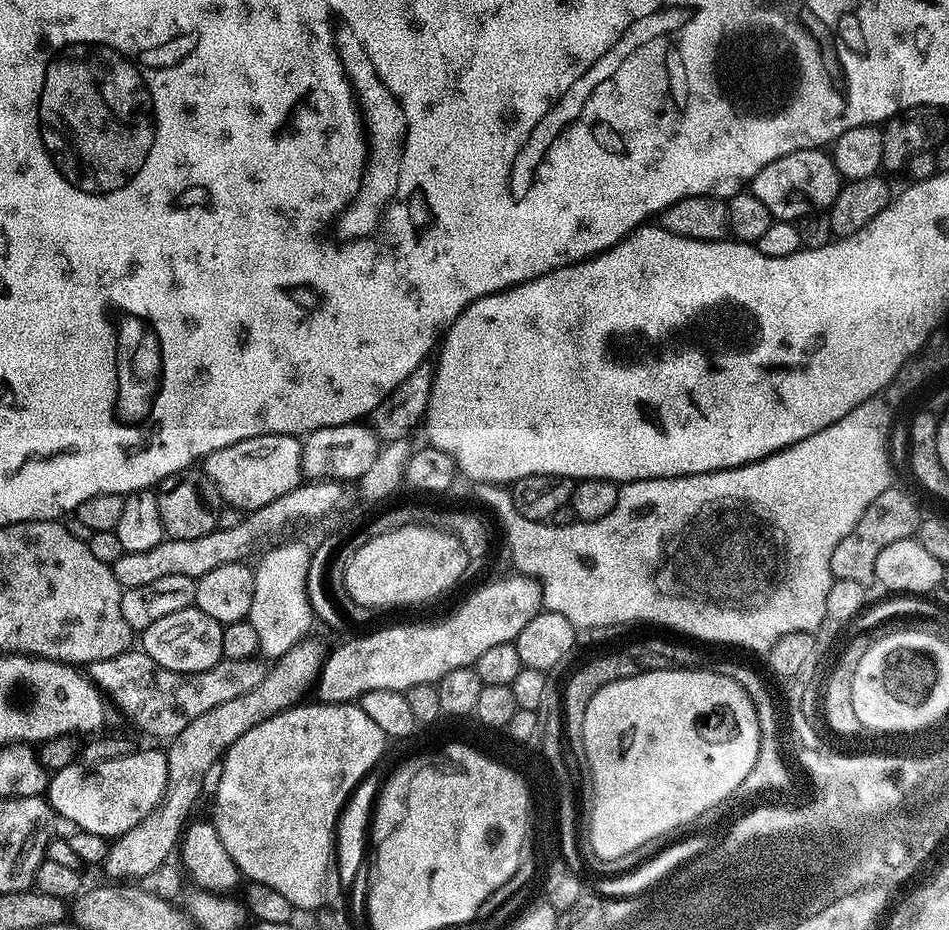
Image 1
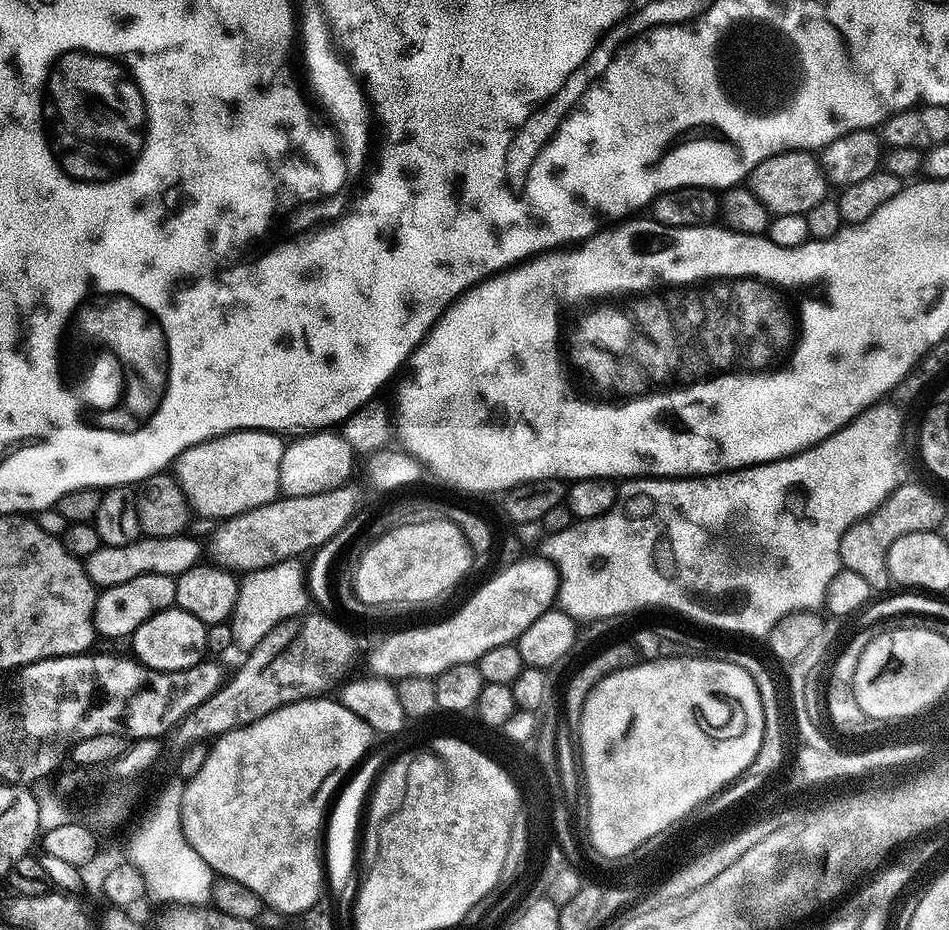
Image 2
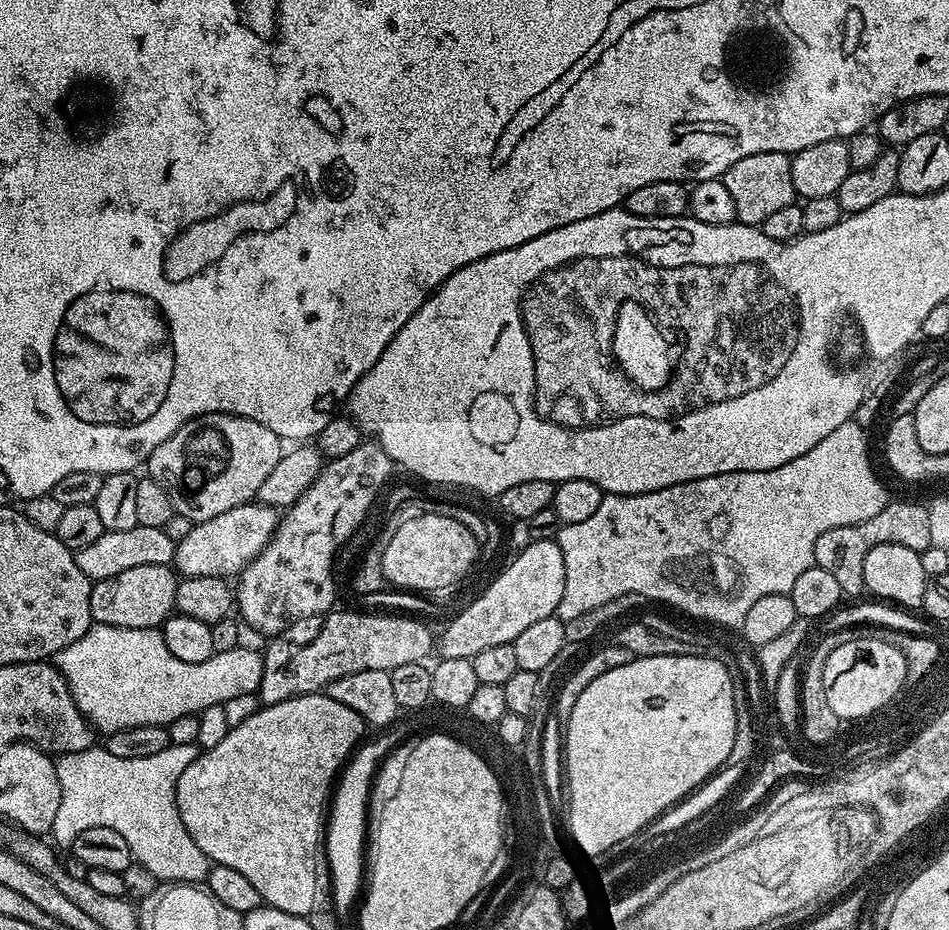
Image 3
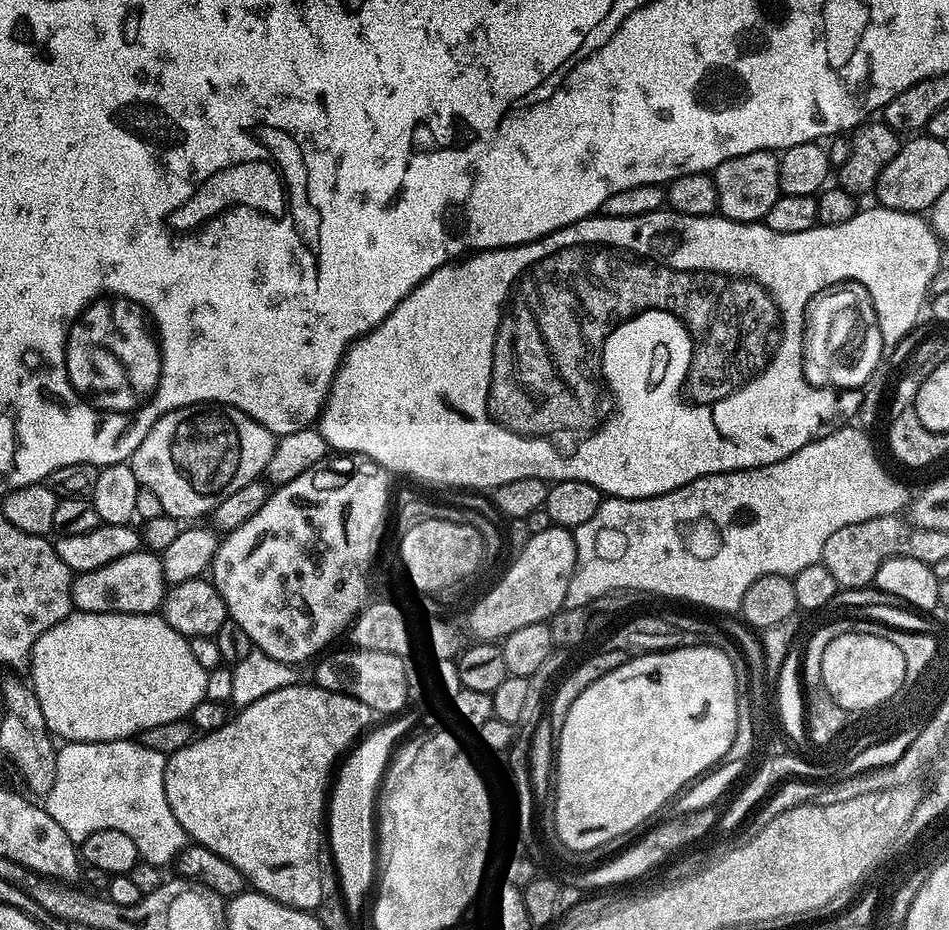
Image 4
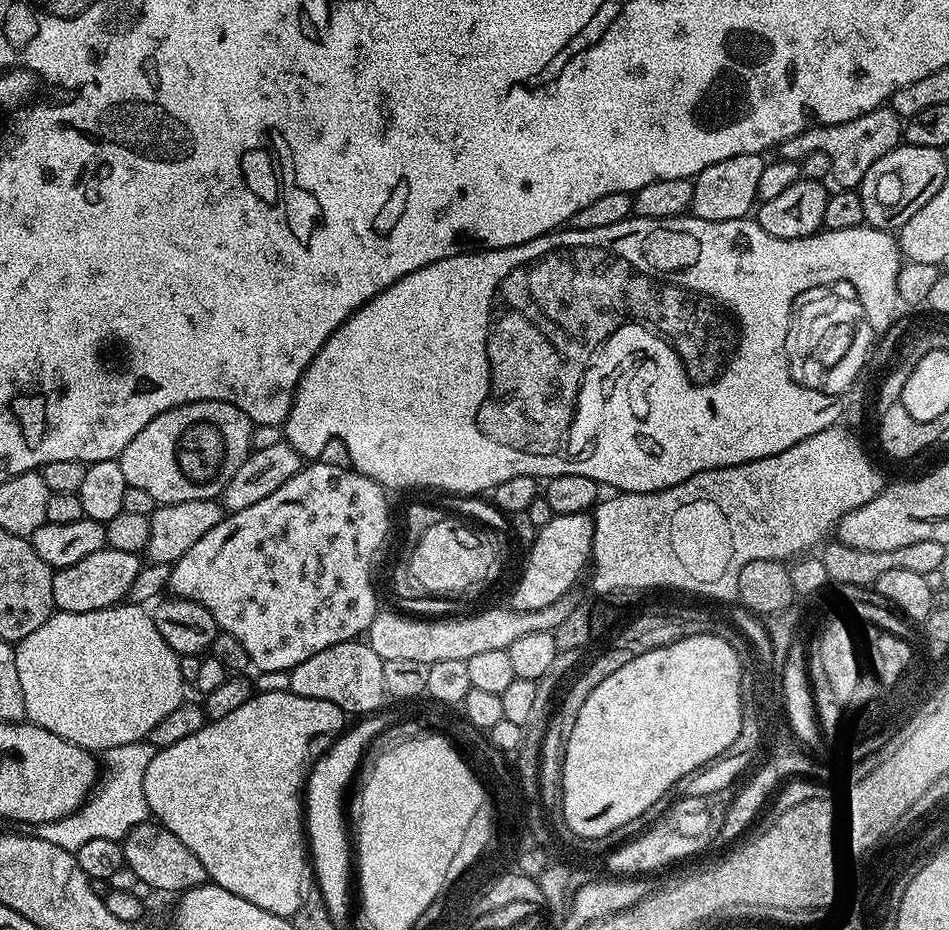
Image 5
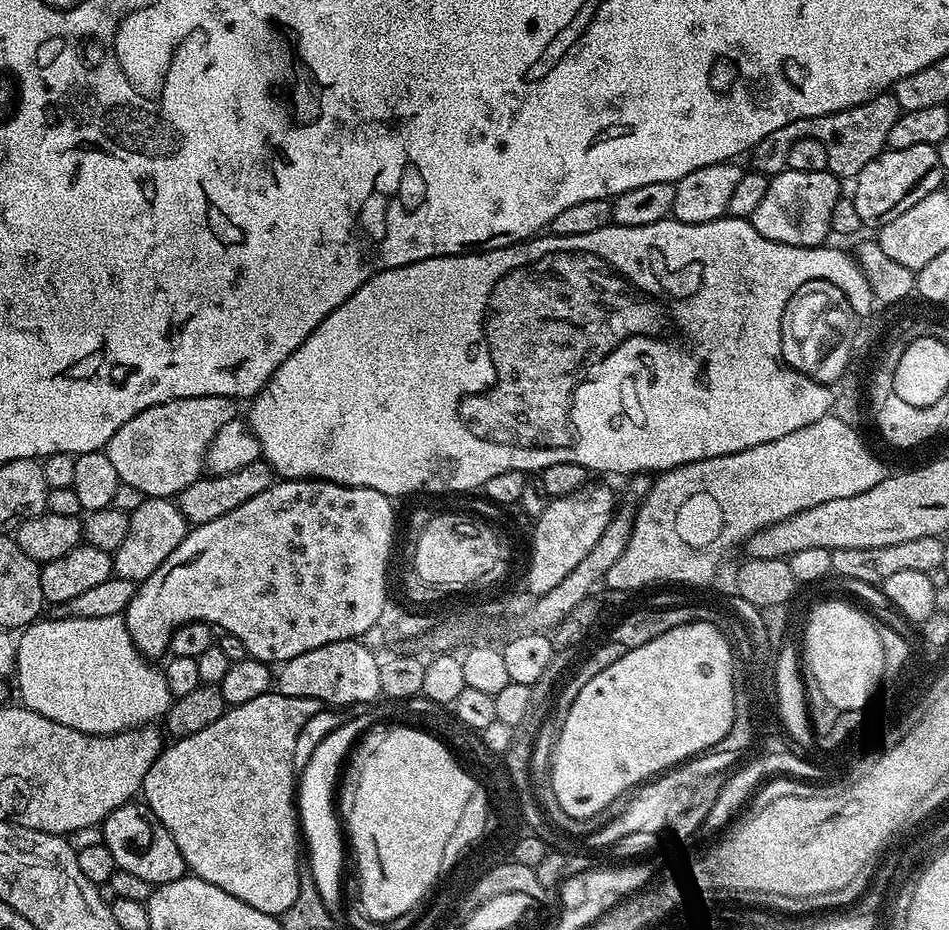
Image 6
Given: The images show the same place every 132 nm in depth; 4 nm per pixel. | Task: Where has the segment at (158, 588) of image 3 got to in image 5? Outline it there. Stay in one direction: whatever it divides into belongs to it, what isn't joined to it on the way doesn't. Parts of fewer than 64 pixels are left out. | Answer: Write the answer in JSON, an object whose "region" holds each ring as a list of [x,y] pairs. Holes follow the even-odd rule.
{"region":[[[105,546],[94,554],[74,562],[74,566],[58,568],[52,574],[52,602],[61,612],[88,612],[113,608],[127,597],[142,567],[141,557],[134,553]]]}

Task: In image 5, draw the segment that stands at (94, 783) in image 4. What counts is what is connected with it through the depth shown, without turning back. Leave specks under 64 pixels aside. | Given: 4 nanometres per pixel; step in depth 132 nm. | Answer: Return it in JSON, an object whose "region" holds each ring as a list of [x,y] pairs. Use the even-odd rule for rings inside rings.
{"region":[[[146,740],[108,748],[103,753],[102,775],[99,777],[92,795],[74,814],[49,824],[39,825],[40,837],[46,842],[54,842],[54,846],[62,846],[62,850],[73,854],[94,838],[123,841],[130,829],[149,819],[144,775],[146,766],[153,760],[155,753],[155,747]],[[112,820],[120,820],[120,824],[112,824]],[[84,824],[92,824],[92,832],[84,832]],[[100,824],[104,824],[104,828],[100,828]]]}

